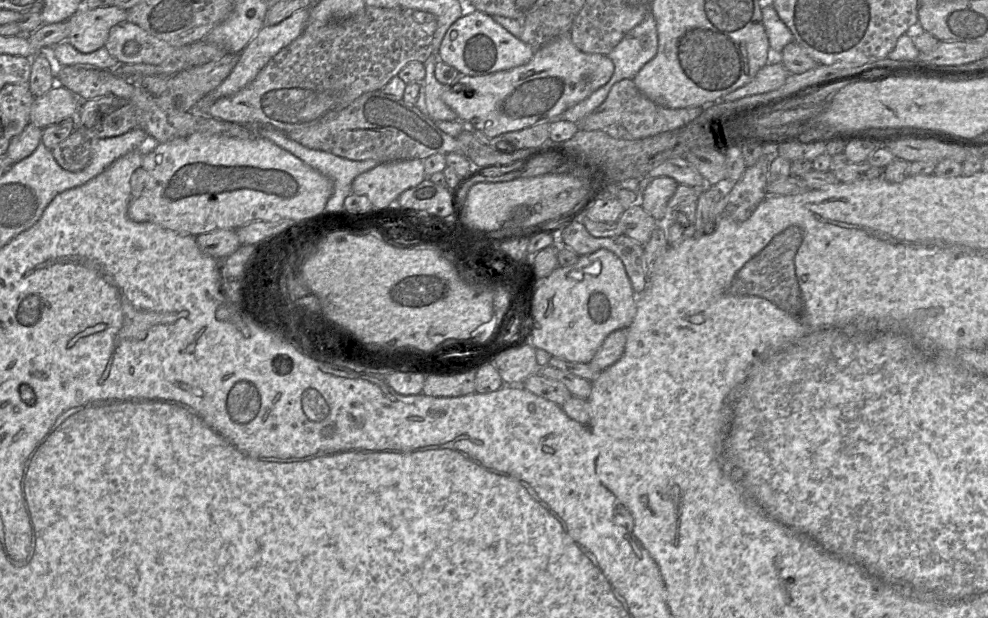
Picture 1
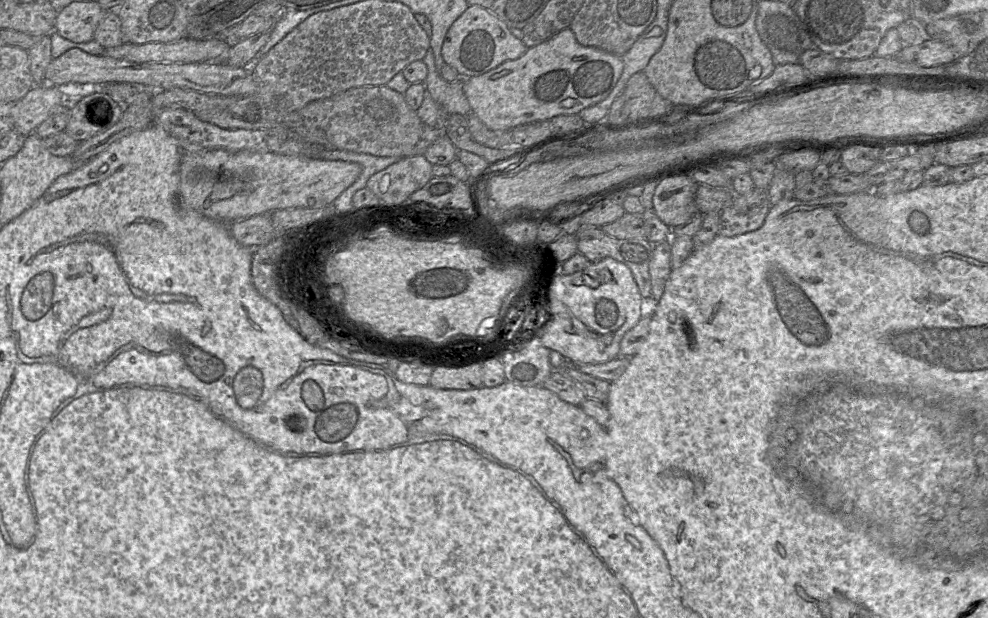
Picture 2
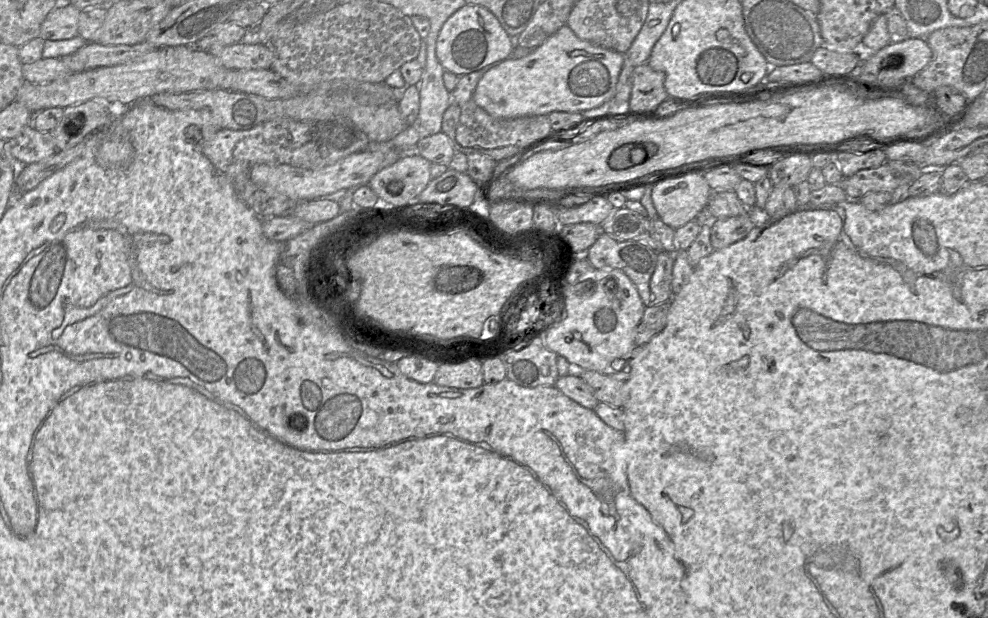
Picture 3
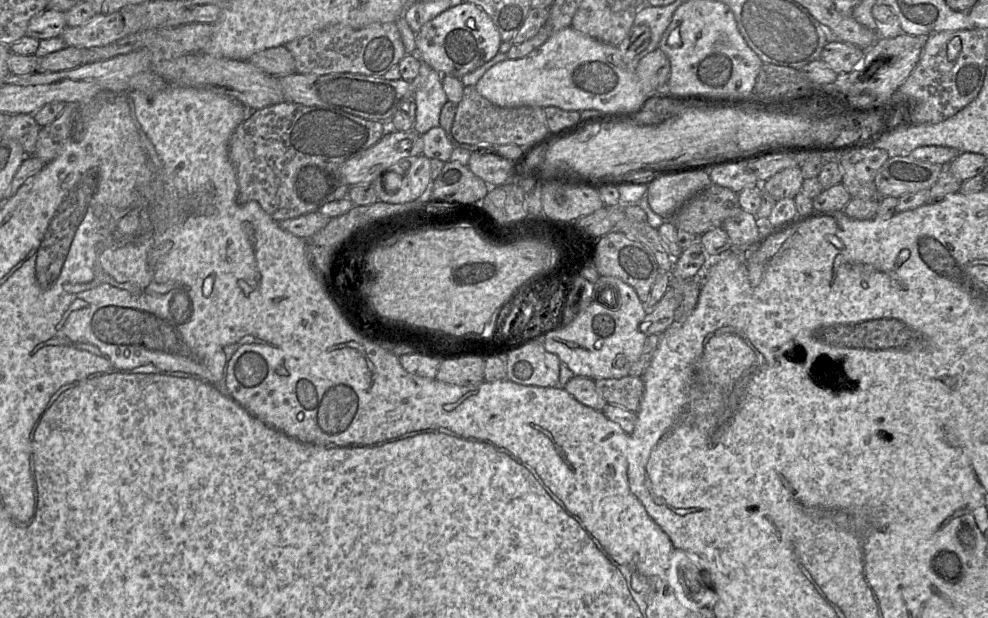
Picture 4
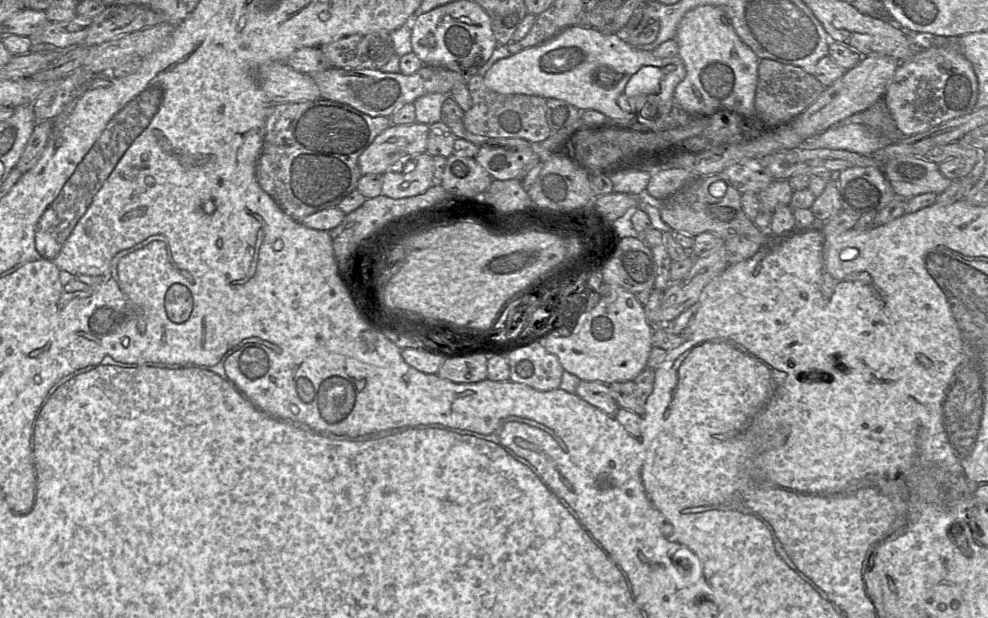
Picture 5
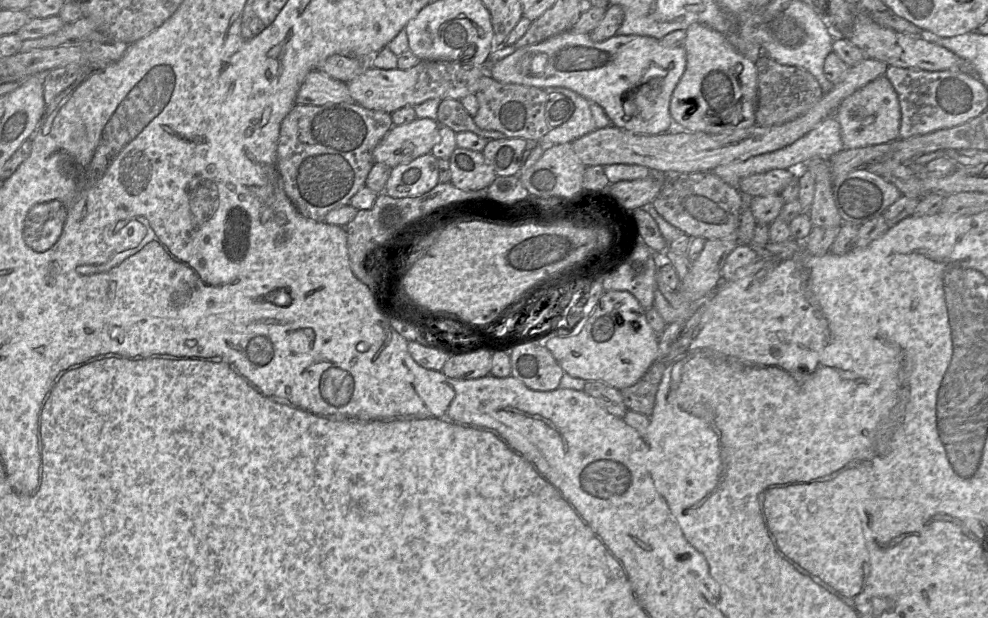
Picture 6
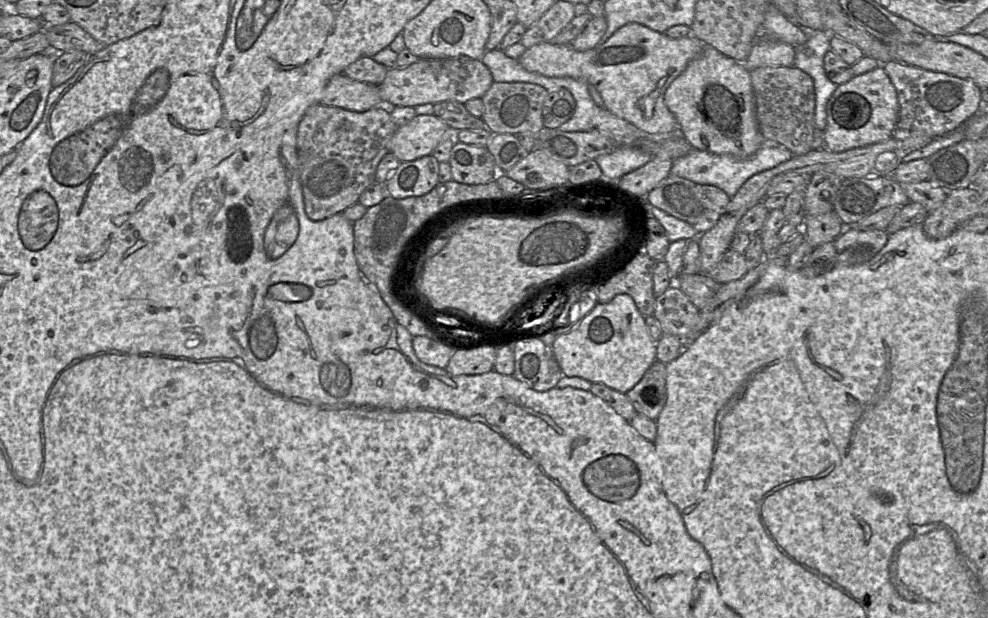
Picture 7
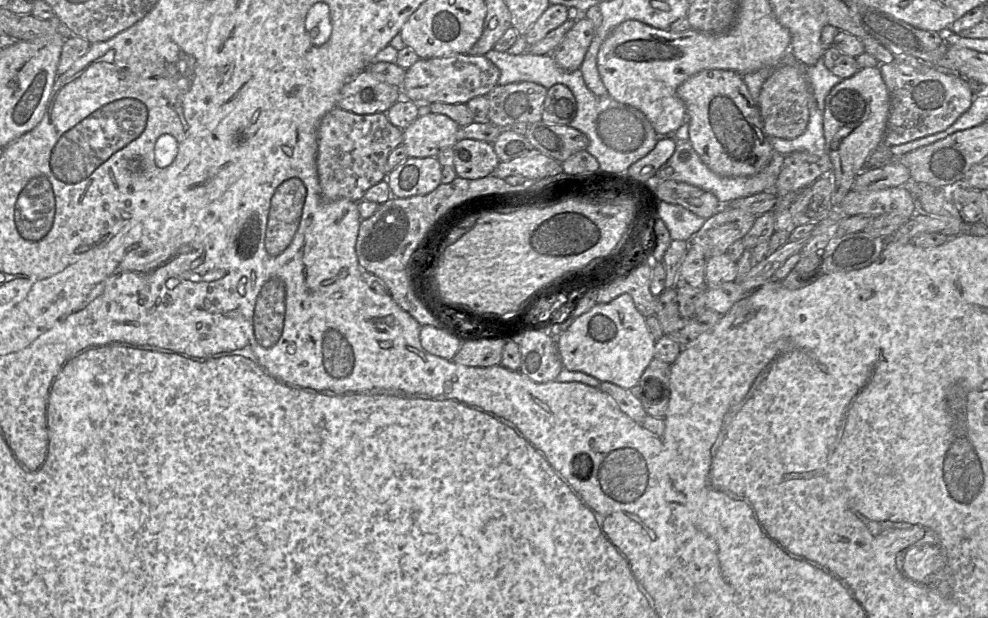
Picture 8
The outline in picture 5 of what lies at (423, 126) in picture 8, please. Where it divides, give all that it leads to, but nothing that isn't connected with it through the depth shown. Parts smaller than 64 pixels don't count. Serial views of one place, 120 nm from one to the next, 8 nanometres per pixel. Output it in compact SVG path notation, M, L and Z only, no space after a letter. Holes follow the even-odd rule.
M414 122L391 125L381 132L358 158L362 175L385 173L400 158L426 152L429 125Z

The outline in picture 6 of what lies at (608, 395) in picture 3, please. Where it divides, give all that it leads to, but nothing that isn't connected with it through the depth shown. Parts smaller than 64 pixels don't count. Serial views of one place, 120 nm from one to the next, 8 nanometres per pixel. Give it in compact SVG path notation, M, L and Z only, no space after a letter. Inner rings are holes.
M658 359L634 385L619 390L628 410L650 417L662 374L668 363Z

